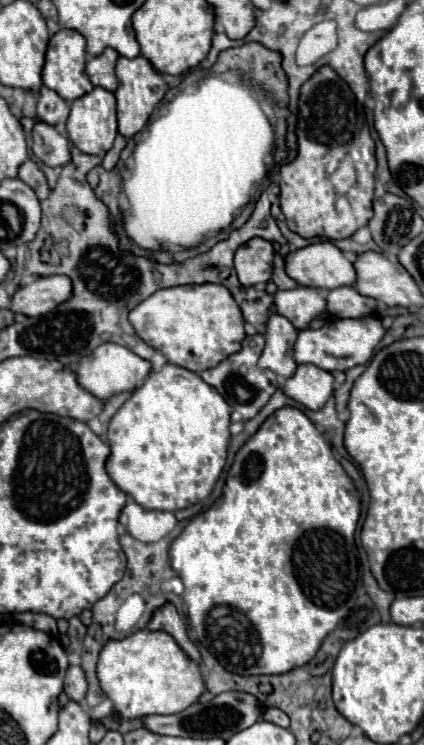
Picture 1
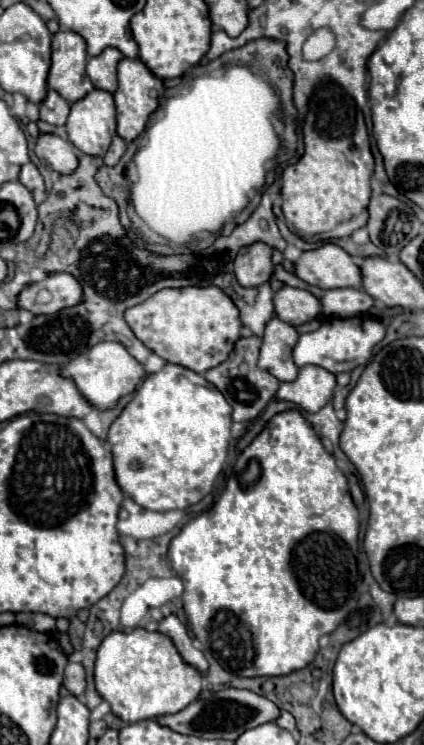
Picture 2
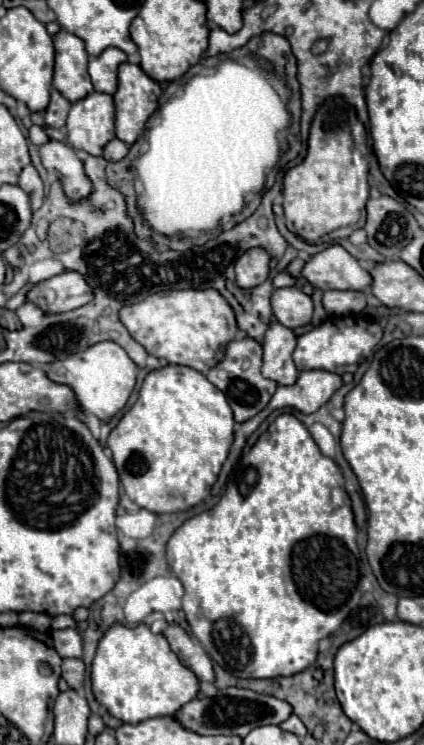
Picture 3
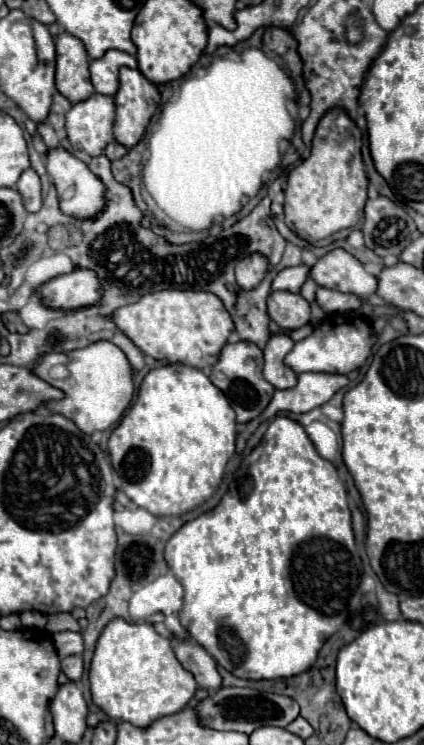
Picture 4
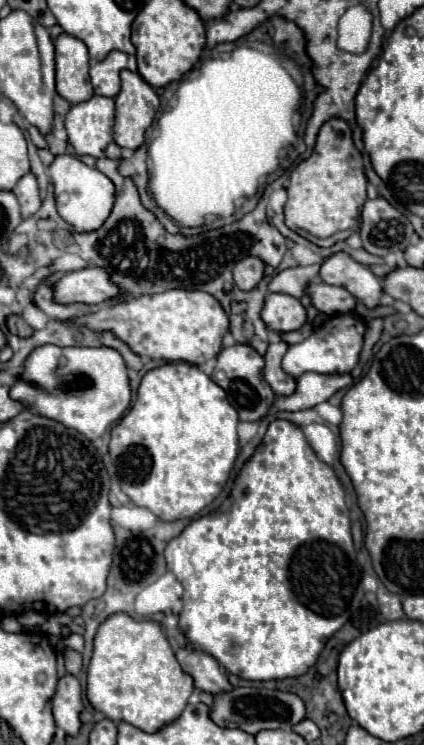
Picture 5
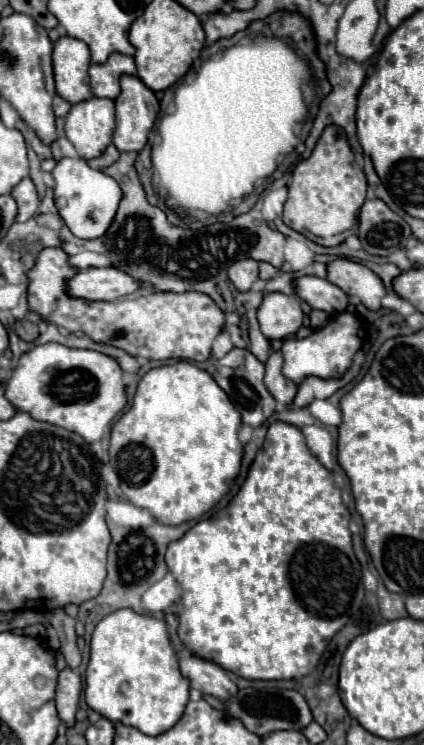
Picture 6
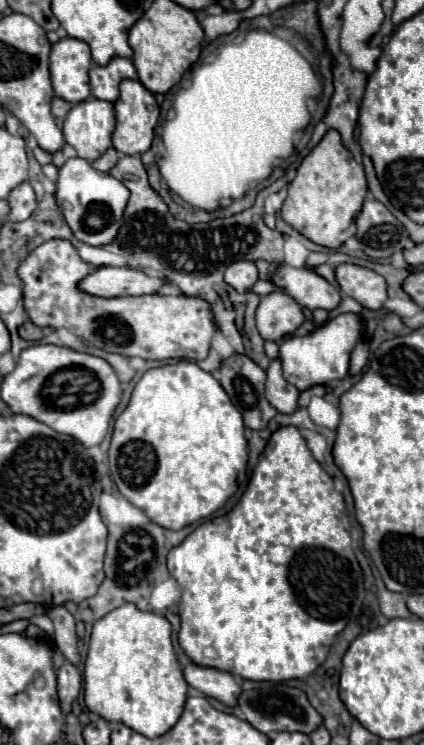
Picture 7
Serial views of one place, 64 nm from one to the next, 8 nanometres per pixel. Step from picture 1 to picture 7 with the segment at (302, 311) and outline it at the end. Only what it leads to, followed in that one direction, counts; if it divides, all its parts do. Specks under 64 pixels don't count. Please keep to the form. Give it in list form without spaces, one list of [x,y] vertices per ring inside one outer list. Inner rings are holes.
[[[280,290],[264,296],[256,308],[256,328],[264,340],[280,340],[304,322],[300,304]]]

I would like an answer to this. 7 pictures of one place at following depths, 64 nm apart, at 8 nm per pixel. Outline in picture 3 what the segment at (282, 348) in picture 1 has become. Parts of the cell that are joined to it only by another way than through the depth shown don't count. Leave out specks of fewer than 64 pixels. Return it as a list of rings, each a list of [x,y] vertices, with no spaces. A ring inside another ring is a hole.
[[[272,324],[264,338],[264,364],[262,374],[280,386],[290,386],[298,378],[298,370],[292,364],[292,352],[296,348],[296,334],[282,324]]]

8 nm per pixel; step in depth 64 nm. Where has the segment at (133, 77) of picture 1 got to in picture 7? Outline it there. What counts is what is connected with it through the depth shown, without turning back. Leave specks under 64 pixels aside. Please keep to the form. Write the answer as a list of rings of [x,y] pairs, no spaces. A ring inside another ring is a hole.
[[[122,80],[120,82],[120,98],[114,104],[116,110],[116,130],[112,136],[112,144],[120,154],[142,154],[152,146],[154,126],[160,118],[160,108],[154,96],[138,82],[138,80]]]

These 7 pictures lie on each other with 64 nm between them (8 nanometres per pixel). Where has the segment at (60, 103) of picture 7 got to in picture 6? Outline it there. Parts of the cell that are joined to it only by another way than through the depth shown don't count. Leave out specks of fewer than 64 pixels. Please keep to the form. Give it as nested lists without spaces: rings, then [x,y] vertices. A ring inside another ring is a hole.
[[[54,96],[54,114],[56,114],[56,128],[62,132],[62,126],[64,126],[64,118],[66,118],[66,114],[68,114],[68,110],[70,110],[70,102],[66,102],[64,98],[60,98],[60,96]]]

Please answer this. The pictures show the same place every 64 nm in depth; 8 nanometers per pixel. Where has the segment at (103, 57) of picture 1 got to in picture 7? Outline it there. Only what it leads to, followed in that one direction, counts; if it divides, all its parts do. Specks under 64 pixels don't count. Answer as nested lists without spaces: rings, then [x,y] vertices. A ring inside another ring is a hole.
[[[112,58],[106,66],[90,68],[90,90],[98,100],[116,102],[118,100],[118,84],[124,80],[138,80],[136,68],[128,58]]]

